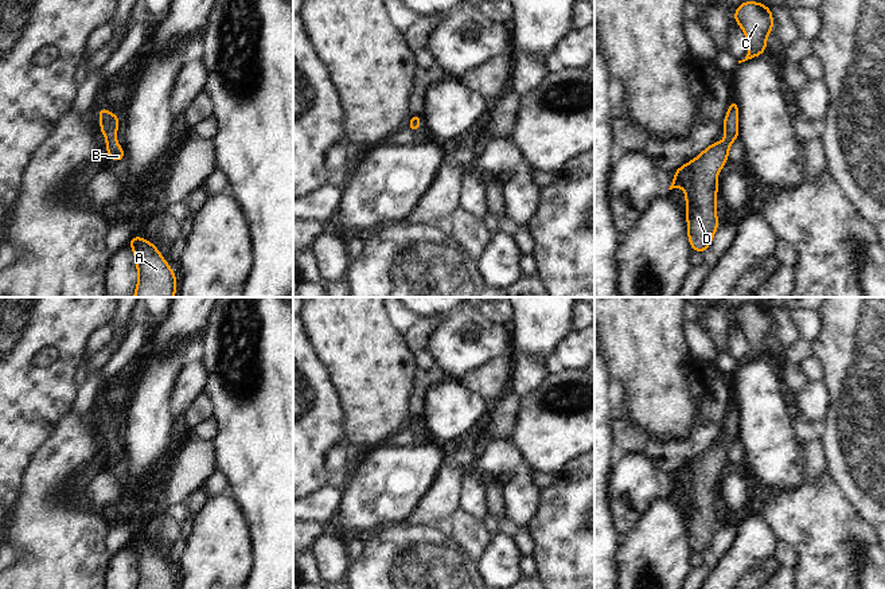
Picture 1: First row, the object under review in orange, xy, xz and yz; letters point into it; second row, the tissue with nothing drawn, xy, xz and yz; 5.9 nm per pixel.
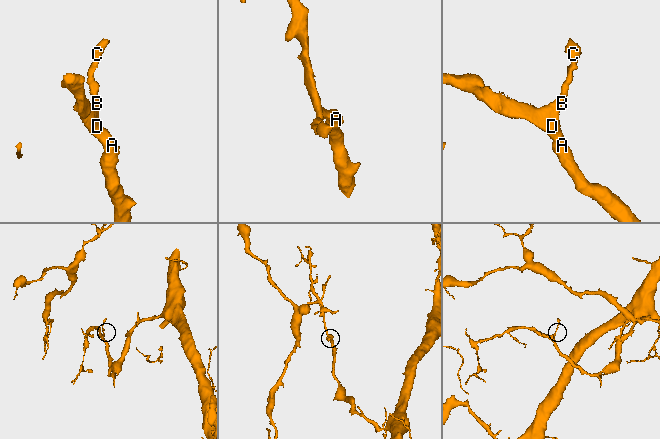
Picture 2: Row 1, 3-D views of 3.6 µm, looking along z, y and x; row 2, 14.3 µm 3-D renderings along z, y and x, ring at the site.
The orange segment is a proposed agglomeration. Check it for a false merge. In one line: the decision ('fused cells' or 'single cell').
single cell

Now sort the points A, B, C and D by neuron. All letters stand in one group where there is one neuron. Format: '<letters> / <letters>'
A B C D

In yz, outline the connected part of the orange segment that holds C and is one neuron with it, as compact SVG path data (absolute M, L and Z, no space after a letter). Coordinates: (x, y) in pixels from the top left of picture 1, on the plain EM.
M744 303L736 309L734 321L749 343L749 352L742 362L756 359L767 352L767 336L773 331L772 312L757 303Z

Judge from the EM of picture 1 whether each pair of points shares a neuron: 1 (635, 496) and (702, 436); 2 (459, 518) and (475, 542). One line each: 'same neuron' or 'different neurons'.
1: different neurons
2: same neuron

